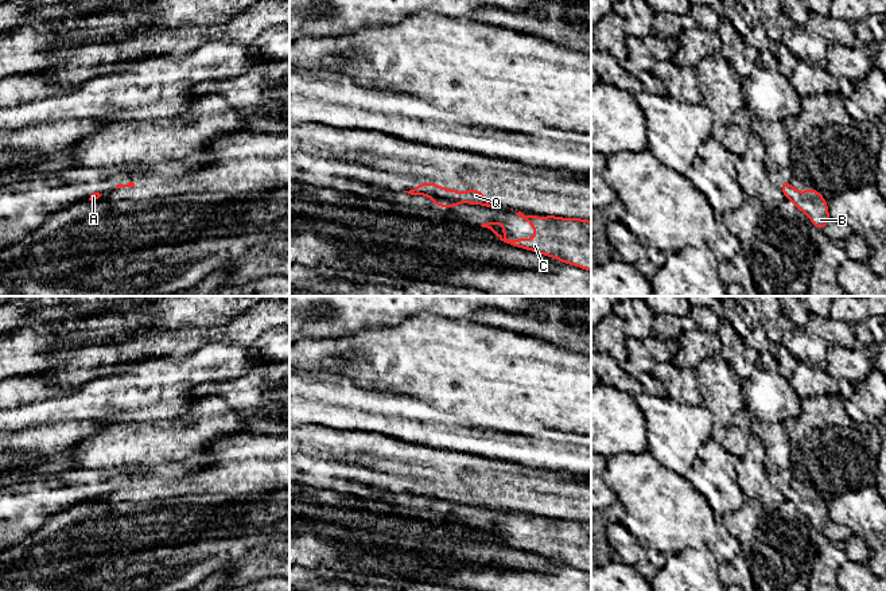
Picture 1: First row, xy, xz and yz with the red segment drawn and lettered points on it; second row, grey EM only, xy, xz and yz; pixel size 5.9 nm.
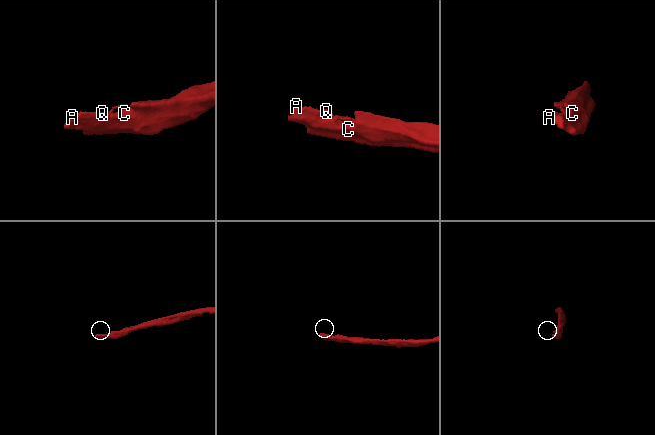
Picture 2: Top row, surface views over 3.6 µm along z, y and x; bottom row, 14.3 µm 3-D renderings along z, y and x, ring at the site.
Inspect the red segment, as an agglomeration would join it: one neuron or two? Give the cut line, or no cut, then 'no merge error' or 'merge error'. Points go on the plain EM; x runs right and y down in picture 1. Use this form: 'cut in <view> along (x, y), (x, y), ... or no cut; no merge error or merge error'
no cut; no merge error

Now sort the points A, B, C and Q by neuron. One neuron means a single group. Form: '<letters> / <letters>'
A B C Q

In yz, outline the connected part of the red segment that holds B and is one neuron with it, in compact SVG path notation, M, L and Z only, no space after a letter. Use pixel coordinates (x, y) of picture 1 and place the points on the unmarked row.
M782 482L778 489L782 491L785 501L790 501L798 513L803 513L809 518L815 529L824 532L831 518L827 502L817 491L809 489L805 494L801 494L786 482Z

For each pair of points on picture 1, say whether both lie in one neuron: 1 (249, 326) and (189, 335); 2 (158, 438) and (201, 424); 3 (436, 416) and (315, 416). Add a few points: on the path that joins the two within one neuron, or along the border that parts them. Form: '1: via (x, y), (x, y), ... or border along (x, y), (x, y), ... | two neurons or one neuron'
1: via (234, 333), (203, 335) | one neuron
2: via (168, 438), (185, 438), (190, 434) | one neuron
3: via (407, 416), (387, 412), (345, 415) | one neuron

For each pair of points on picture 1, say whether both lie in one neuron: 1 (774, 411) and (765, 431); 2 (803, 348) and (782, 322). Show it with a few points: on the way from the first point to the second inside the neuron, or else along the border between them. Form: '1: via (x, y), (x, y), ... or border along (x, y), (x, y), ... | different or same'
1: border along (745, 405), (765, 422), (781, 423) | different
2: via (797, 341), (788, 329) | same

